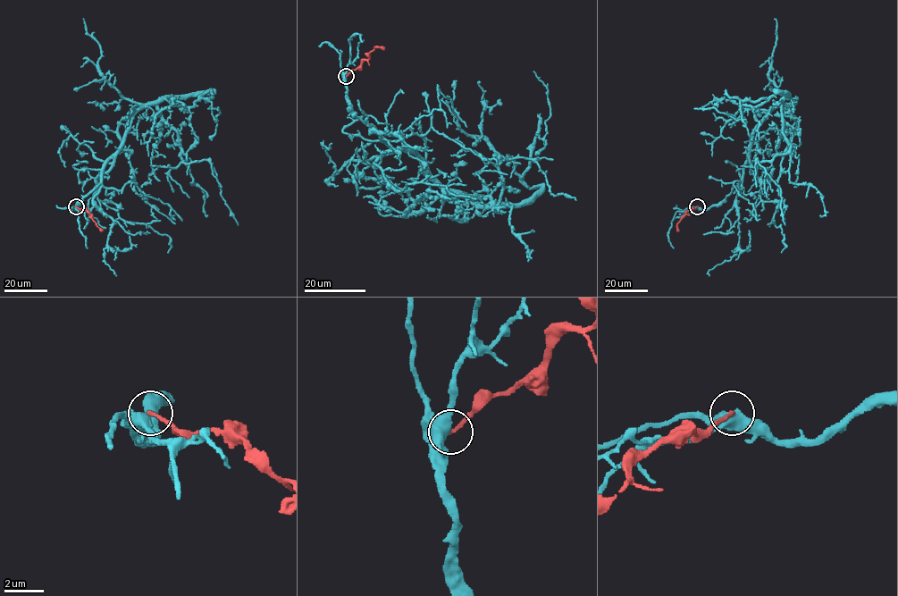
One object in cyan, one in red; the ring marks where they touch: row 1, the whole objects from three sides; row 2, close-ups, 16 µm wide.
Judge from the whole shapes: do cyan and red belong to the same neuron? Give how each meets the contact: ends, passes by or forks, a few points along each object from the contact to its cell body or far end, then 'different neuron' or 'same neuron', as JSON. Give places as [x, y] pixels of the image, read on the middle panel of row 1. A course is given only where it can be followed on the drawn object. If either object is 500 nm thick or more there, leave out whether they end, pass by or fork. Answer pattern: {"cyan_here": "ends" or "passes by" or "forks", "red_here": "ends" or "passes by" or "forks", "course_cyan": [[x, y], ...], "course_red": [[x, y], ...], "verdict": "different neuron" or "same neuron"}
{"cyan_here": "forks", "red_here": "ends", "course_cyan": [[346, 75], [354, 114], [434, 180], [479, 204], [525, 203], [540, 187], [459, 128], [448, 96]], "course_red": [[347, 75], [368, 59], [374, 47], [383, 48]], "verdict": "different neuron"}

